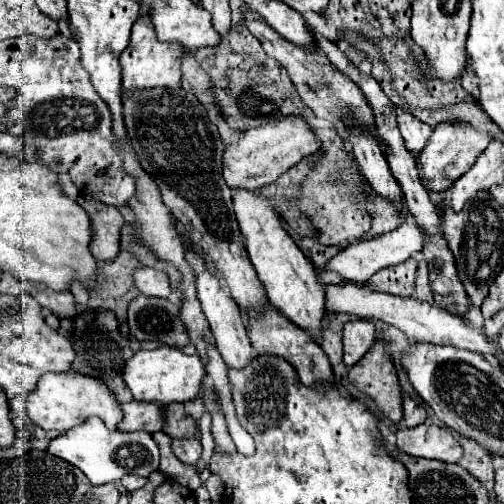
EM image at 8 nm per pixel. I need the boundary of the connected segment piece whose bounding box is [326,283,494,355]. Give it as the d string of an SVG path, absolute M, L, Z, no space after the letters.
M352 283L346 285L326 285L326 315L338 315L338 313L348 313L360 319L368 319L368 321L384 321L388 325L398 327L400 331L404 331L408 335L408 339L416 339L416 341L432 341L434 345L452 345L452 347L460 347L460 349L468 349L474 353L494 353L494 347L486 341L482 331L476 331L472 327L468 327L458 315L452 315L440 307L434 307L426 301L420 299L404 299L404 297L396 297L396 295L388 295L388 293L378 293L372 291L368 287L358 287Z

